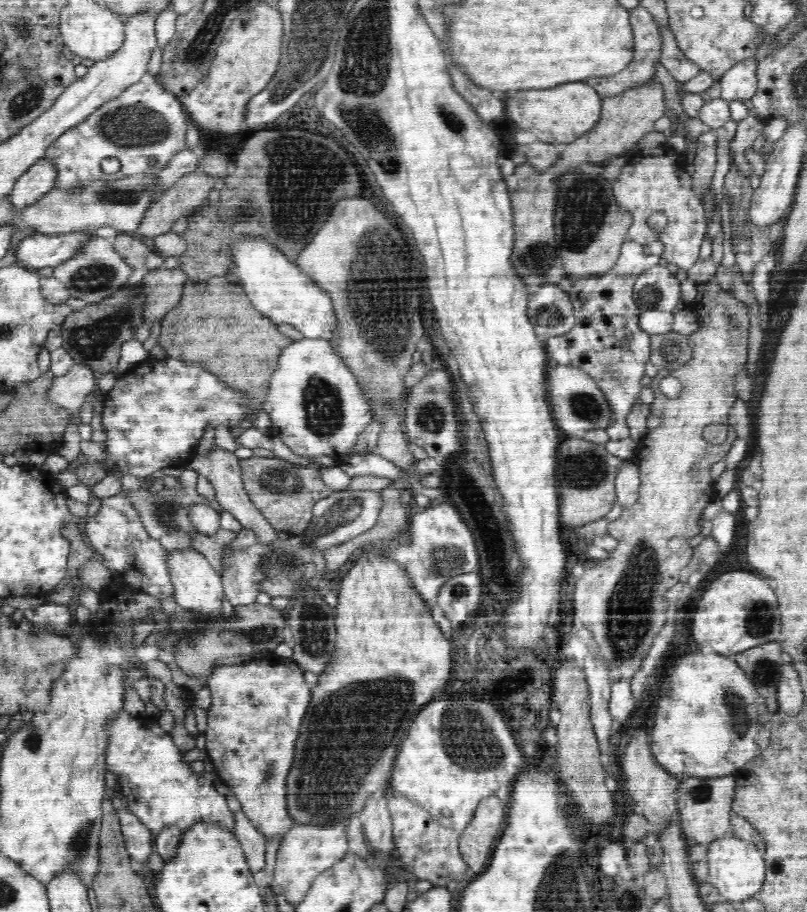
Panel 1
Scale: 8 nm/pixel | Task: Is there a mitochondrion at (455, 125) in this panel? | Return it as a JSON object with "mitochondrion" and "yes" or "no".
{"mitochondrion":"yes"}

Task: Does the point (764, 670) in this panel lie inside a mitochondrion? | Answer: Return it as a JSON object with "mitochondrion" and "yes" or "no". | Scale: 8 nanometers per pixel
{"mitochondrion":"yes"}

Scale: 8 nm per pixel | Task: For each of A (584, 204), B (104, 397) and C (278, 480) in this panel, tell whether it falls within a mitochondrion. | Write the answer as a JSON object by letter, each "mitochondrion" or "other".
{"A":"mitochondrion","B":"other","C":"mitochondrion"}

